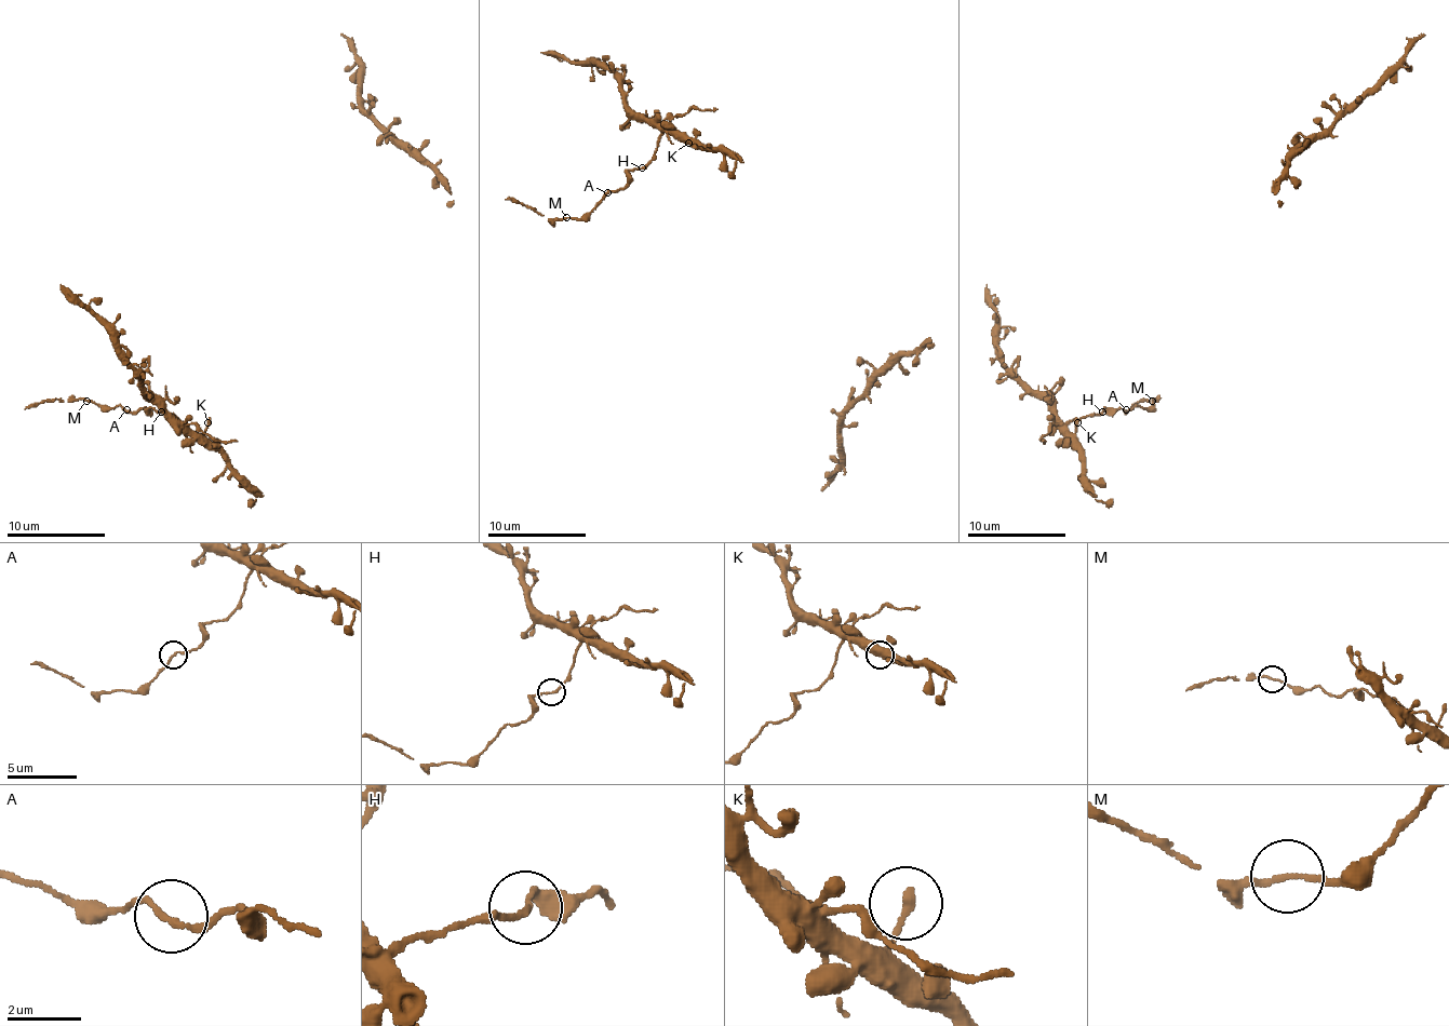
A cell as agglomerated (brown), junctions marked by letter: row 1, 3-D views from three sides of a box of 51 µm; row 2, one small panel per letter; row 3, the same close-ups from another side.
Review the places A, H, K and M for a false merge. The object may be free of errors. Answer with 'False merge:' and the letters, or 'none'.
False merge: none

